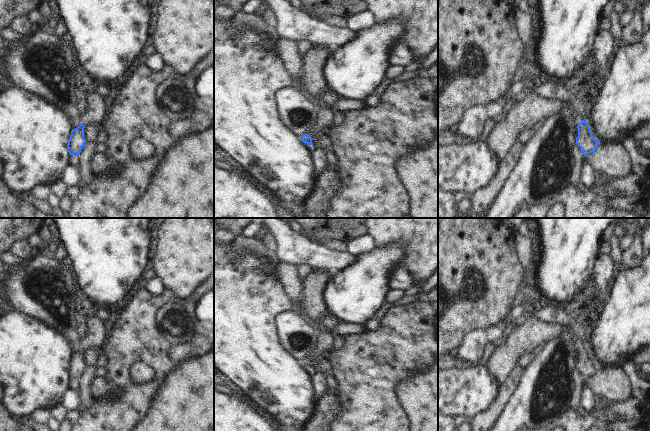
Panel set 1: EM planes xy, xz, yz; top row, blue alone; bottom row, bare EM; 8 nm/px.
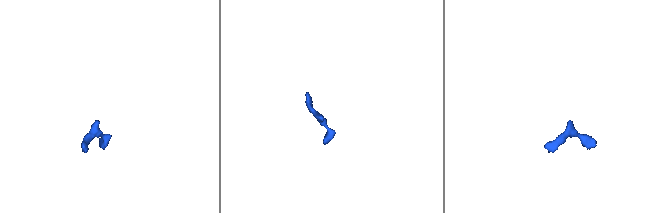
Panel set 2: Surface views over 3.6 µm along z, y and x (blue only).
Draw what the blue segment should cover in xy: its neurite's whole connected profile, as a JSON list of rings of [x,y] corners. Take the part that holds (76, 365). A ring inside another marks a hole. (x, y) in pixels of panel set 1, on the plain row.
[[[92,316],[85,320],[87,333],[83,340],[81,340],[81,348],[72,353],[71,359],[67,368],[68,376],[70,379],[78,379],[82,371],[85,369],[84,352],[88,348],[95,348],[101,350],[106,341],[106,332],[104,330],[103,321],[96,316]]]

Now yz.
[[[575,336],[574,342],[578,353],[578,361],[575,368],[580,371],[584,380],[595,376],[599,366],[593,361],[588,347]]]

